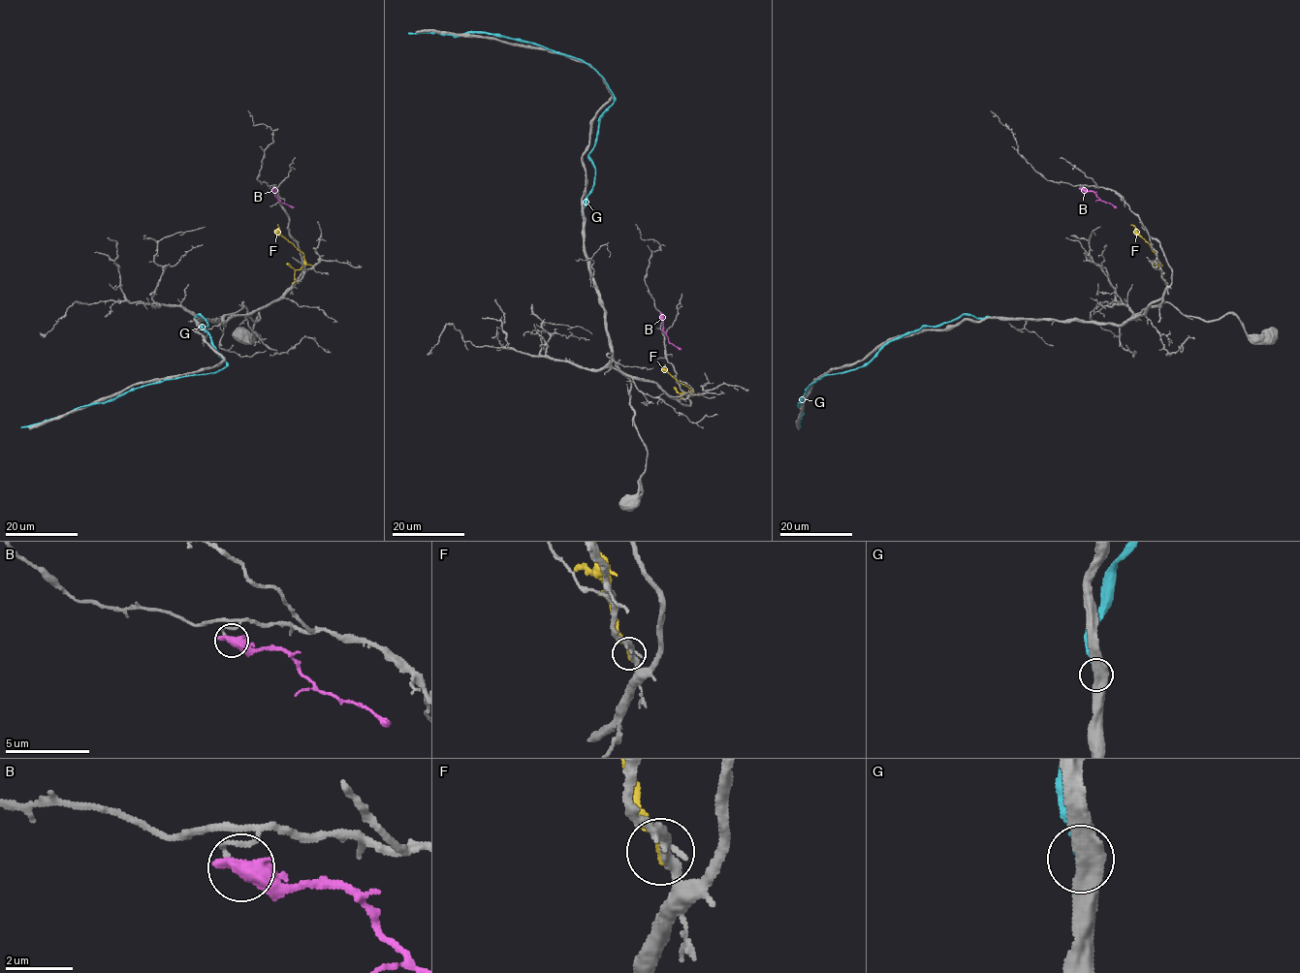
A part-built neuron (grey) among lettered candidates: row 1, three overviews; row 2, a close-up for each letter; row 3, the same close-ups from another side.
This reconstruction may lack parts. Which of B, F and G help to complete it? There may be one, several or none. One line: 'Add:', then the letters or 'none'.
Add: none

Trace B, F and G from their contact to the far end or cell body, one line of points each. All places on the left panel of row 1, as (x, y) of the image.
B: (273, 189), (281, 203), (294, 206)
F: (293, 282), (294, 271), (301, 266), (304, 255), (279, 233), (277, 224)
G: (196, 317), (200, 315), (207, 323), (203, 326), (226, 361), (219, 370), (132, 388), (114, 397), (21, 427)

